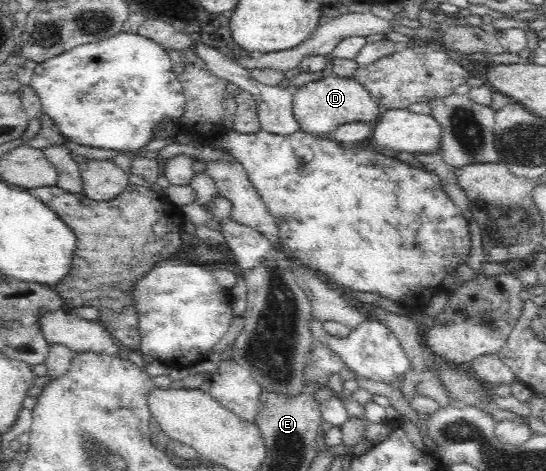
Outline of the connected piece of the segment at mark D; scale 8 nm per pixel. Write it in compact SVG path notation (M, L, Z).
M324 75L324 77L304 83L294 89L292 111L299 129L318 136L328 136L340 125L349 122L374 123L382 113L369 91L353 78Z

